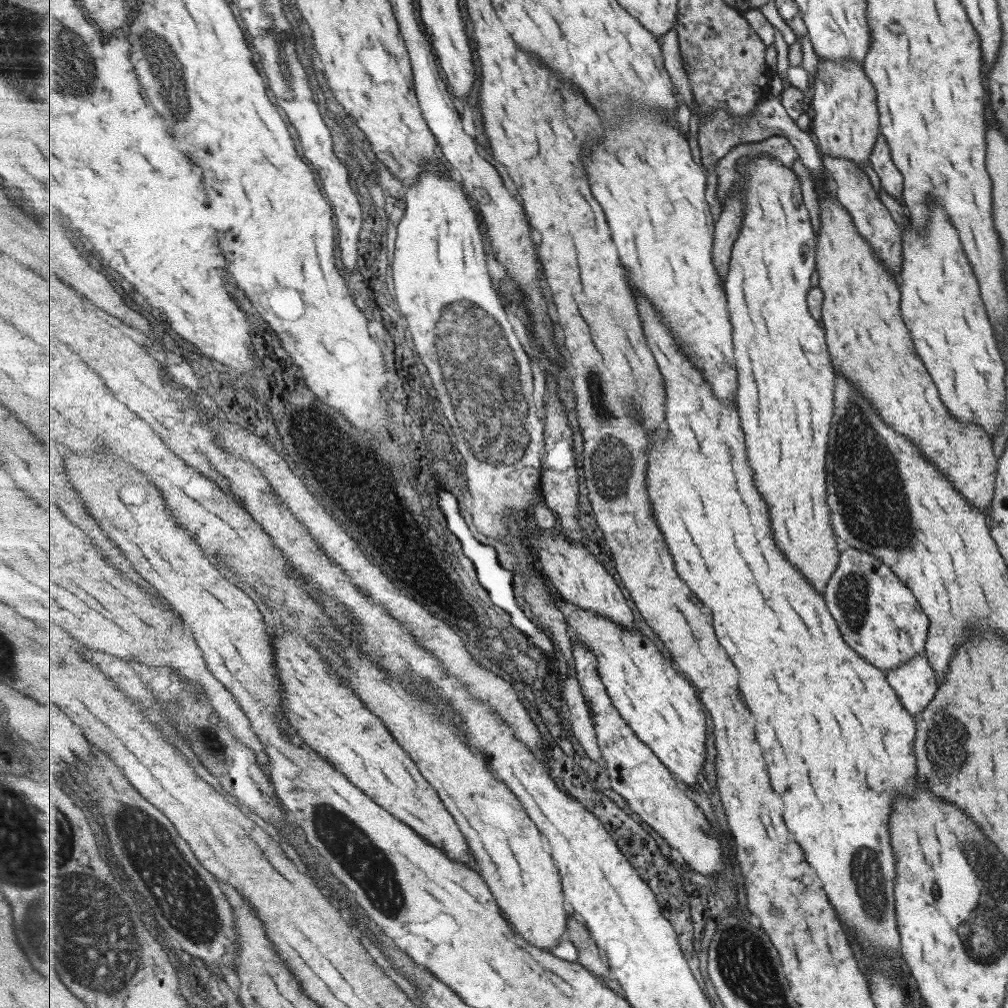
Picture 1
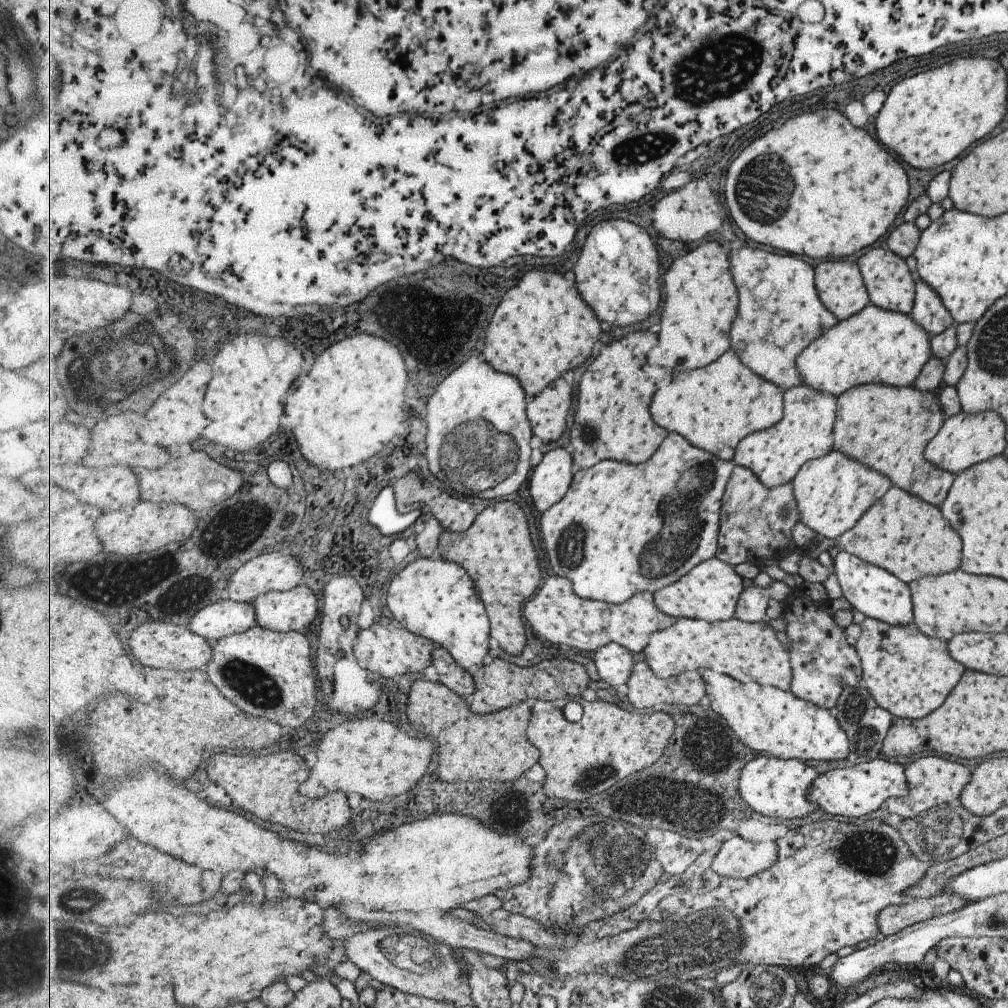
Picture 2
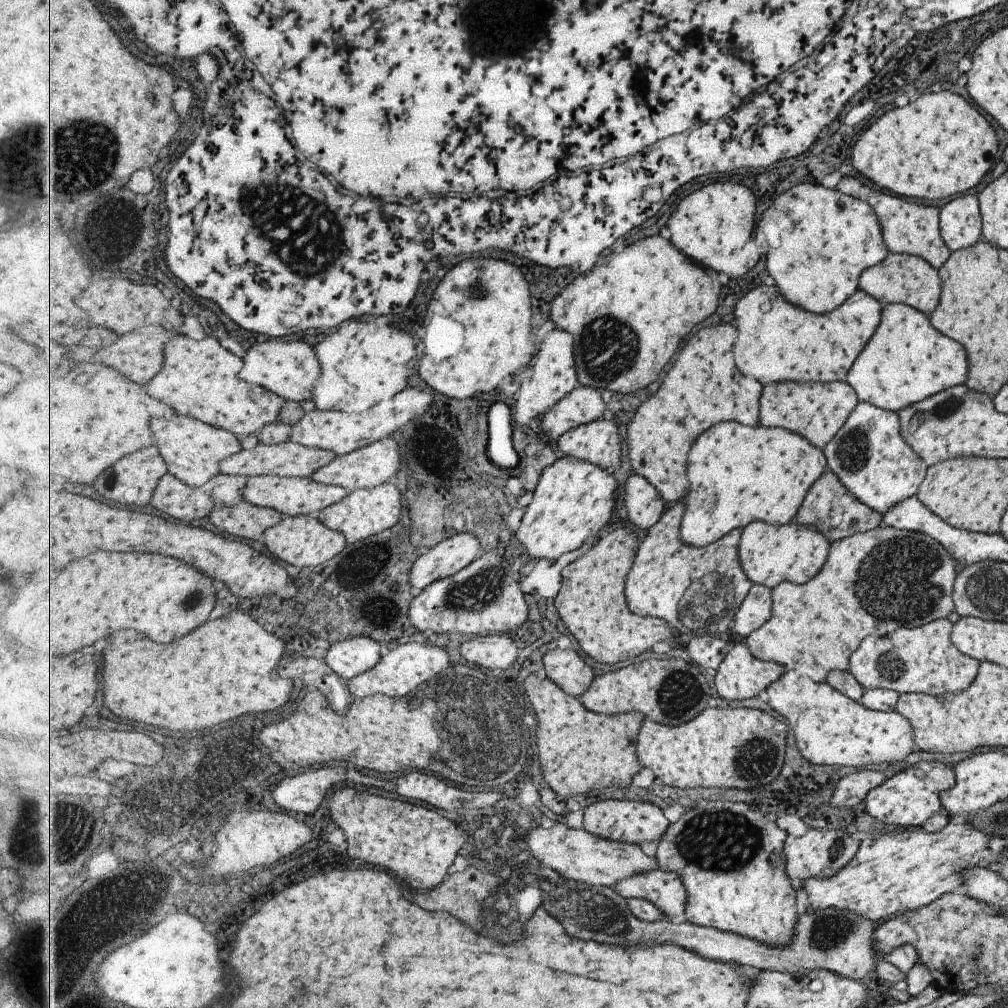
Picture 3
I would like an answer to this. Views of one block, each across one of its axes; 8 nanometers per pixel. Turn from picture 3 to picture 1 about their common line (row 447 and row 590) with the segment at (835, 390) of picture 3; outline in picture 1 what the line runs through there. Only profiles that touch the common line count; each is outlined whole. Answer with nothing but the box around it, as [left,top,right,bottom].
[726,153,841,594]

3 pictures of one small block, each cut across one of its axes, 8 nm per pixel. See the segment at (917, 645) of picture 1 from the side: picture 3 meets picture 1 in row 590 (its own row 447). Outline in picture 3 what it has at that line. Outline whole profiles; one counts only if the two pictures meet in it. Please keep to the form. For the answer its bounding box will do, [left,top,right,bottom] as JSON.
[822,402,926,516]

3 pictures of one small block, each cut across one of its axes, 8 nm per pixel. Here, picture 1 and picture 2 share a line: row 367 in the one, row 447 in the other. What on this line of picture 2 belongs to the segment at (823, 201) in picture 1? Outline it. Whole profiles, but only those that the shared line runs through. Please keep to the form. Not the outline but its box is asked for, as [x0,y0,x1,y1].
[834,383,954,507]

